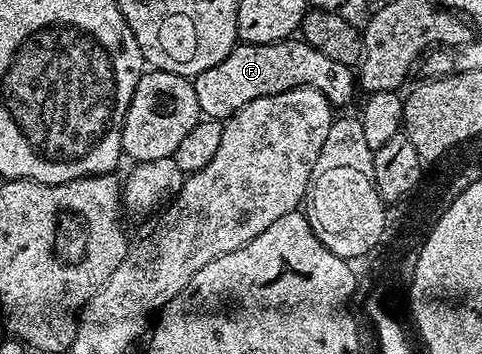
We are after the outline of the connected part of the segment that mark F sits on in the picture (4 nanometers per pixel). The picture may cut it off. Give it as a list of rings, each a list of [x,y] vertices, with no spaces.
[[[288,39],[264,45],[236,44],[235,50],[217,67],[201,71],[193,79],[200,114],[207,119],[226,119],[262,96],[277,95],[293,88],[315,88],[332,107],[347,105],[357,93],[357,77],[352,66],[321,55],[302,39]]]

